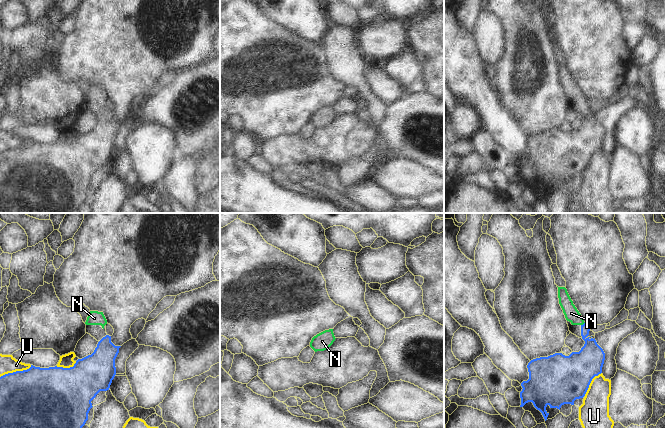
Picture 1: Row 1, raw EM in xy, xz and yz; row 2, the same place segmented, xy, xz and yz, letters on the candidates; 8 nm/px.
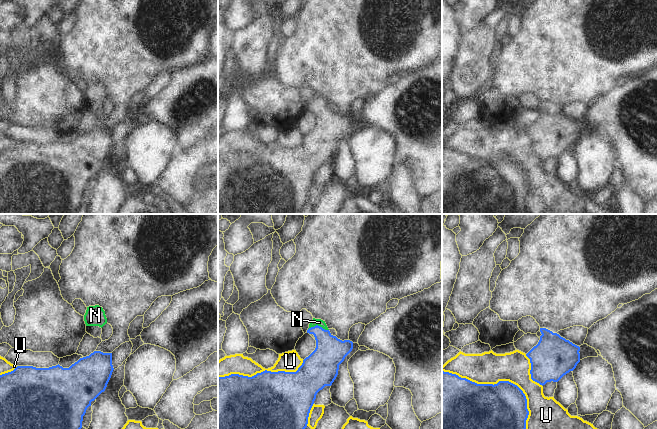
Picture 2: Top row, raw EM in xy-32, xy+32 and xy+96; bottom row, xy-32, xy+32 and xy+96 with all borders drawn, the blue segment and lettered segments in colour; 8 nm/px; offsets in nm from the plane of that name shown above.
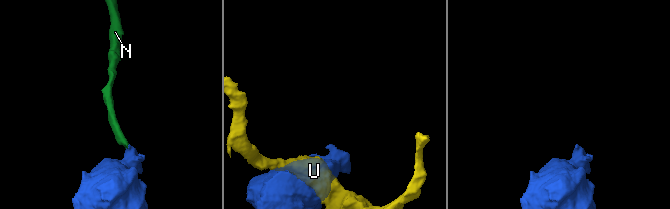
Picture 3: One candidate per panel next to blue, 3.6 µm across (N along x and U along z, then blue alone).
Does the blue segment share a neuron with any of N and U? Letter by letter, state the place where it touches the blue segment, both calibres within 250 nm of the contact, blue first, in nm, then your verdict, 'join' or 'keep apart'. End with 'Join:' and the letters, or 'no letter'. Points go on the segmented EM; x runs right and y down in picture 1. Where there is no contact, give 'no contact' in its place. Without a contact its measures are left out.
N: contact yz (583, 324); calibres 190 and 120 nm; join
U: contact xy (16, 371); calibres 480 and 140 nm; keep apart
Join: N

